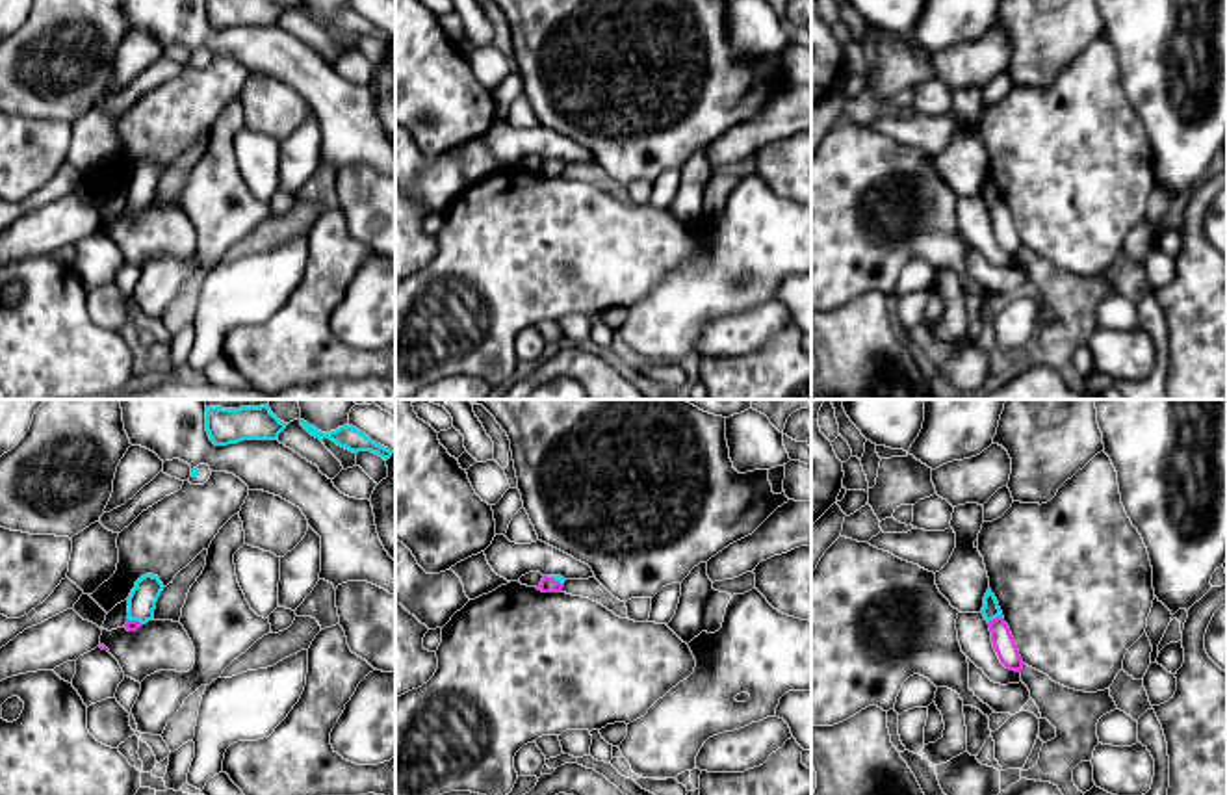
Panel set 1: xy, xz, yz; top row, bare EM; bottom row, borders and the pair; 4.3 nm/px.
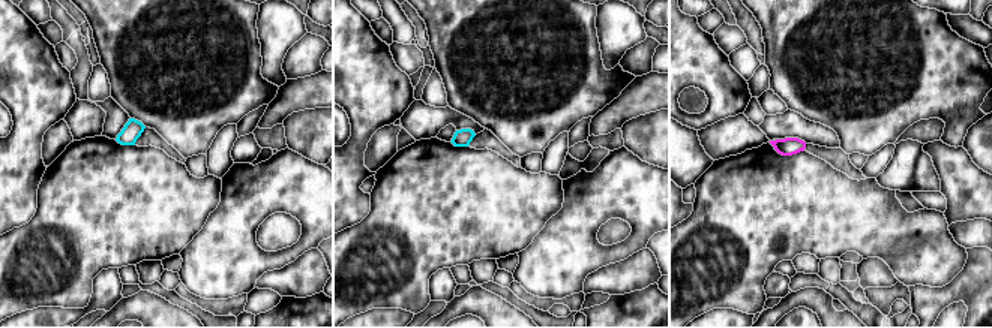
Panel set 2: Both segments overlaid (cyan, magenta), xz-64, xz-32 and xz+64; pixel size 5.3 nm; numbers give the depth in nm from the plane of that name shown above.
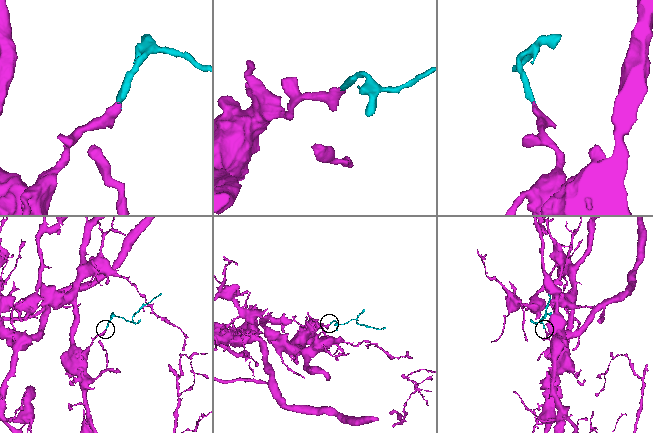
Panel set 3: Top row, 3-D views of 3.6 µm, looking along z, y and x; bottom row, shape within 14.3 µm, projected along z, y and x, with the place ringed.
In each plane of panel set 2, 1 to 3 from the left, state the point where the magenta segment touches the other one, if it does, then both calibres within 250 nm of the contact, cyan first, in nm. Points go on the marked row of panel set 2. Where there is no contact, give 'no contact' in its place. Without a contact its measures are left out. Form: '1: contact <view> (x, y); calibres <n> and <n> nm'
1: no contact
2: no contact
3: no contact

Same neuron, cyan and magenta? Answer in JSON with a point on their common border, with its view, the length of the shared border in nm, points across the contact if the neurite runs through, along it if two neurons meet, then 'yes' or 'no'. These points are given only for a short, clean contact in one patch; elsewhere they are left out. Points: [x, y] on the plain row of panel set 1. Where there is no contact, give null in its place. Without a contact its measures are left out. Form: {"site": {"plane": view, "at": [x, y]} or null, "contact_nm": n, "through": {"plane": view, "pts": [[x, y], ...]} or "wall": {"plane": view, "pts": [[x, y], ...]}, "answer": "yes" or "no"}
{"site": {"plane": "yz", "at": [995, 201]}, "contact_nm": 80, "through": {"plane": "yz", "pts": [[990, 194], [995, 201], [1001, 221]]}, "answer": "yes"}

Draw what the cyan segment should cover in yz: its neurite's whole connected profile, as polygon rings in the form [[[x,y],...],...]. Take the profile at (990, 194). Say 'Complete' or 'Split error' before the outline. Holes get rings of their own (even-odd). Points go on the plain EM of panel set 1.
Split error. [[[988,173],[984,180],[982,199],[989,208],[991,227],[1001,247],[1010,254],[1021,256],[1025,247],[1019,240],[1017,228],[1010,217],[1008,208],[1002,202],[1002,195],[991,173]]]

